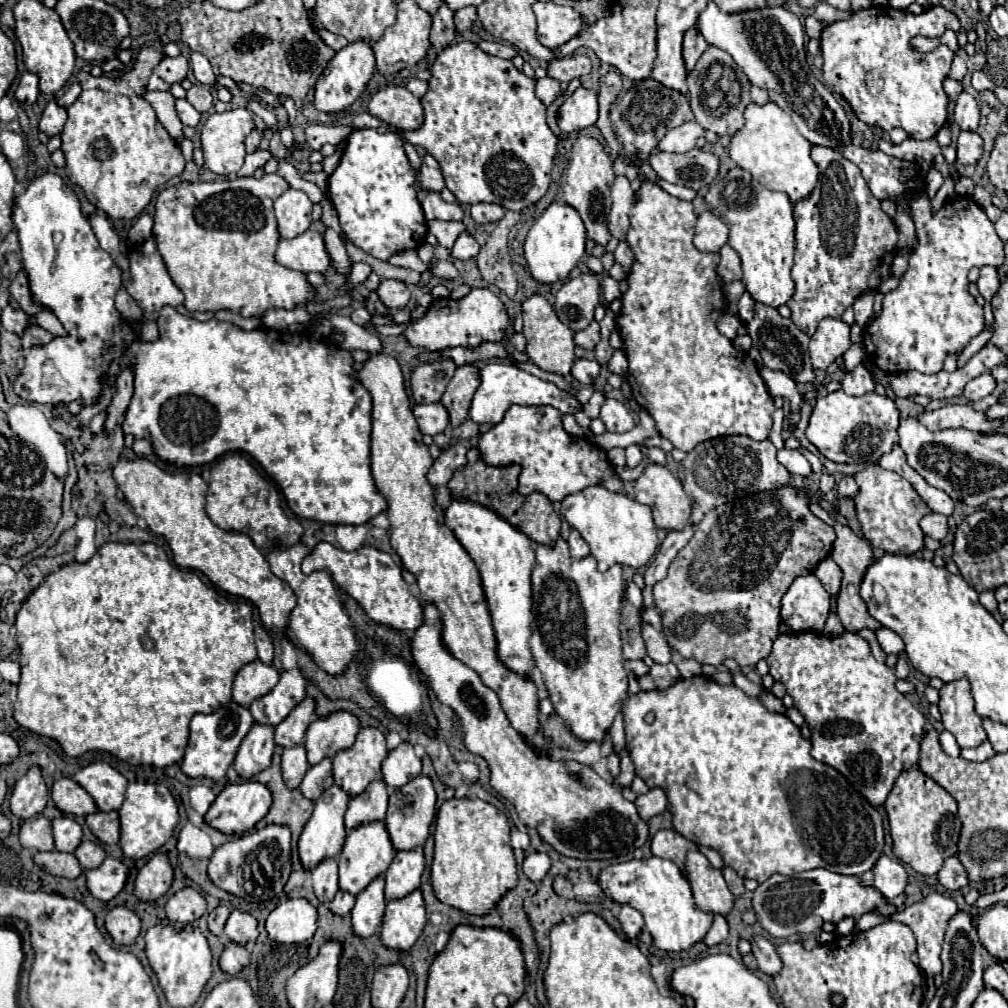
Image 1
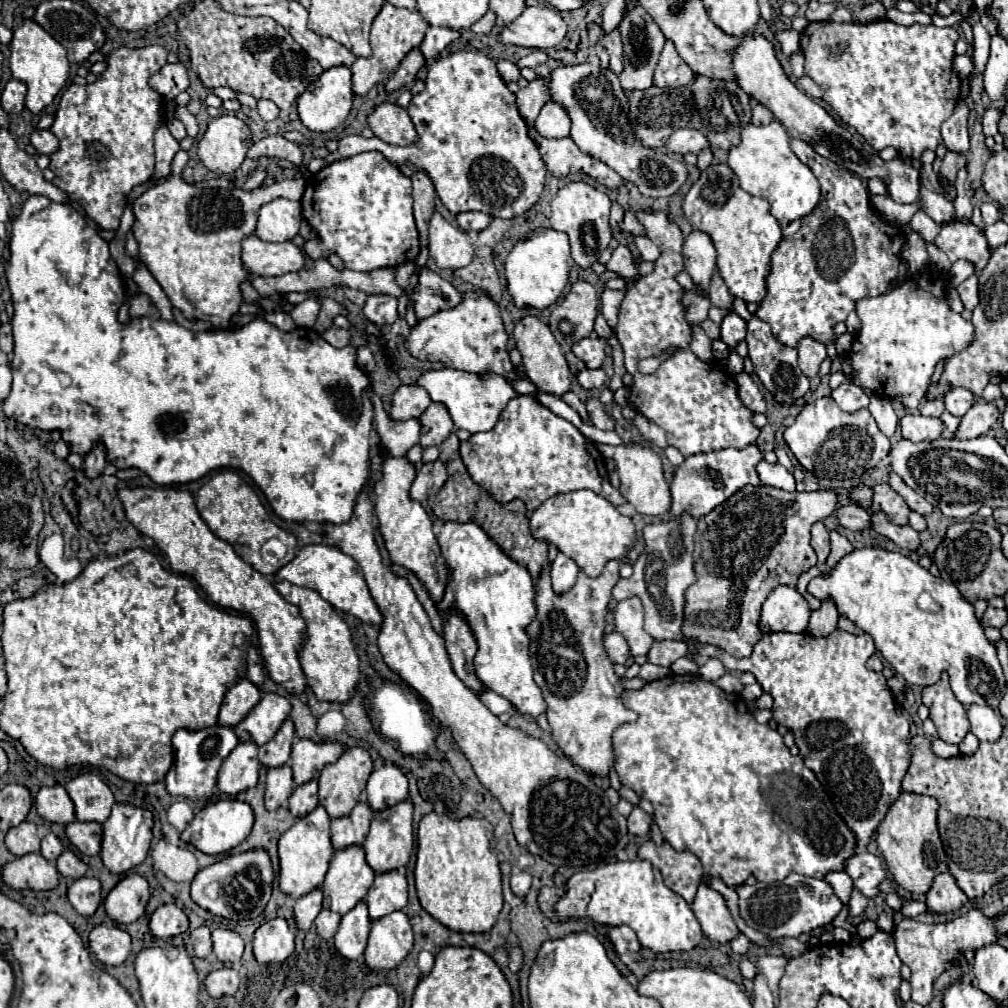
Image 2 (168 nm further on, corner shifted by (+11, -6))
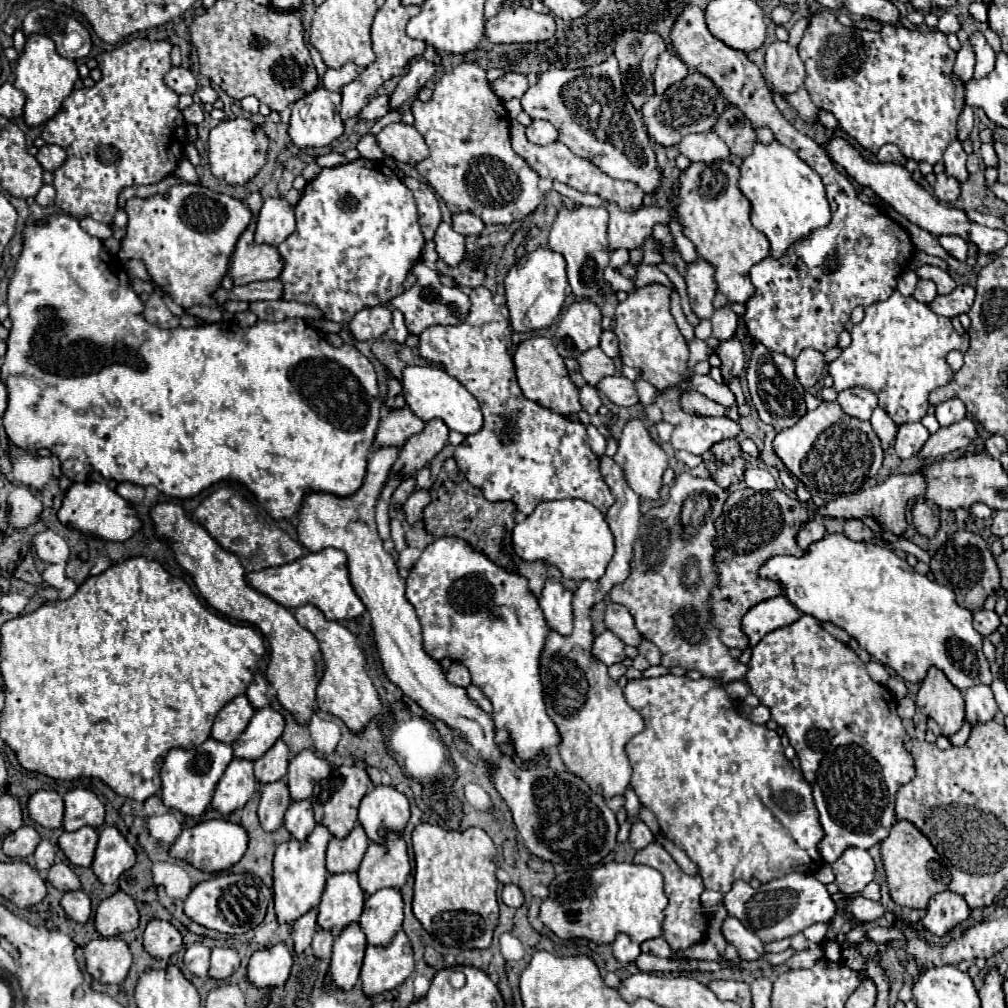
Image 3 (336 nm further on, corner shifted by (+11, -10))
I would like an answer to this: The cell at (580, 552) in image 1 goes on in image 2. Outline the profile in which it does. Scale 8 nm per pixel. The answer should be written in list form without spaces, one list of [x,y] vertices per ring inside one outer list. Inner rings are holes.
[[[559,553],[557,559],[551,563],[551,585],[553,585],[553,591],[557,595],[569,591],[575,585],[577,573],[579,573],[579,567],[575,565],[575,561],[567,559],[563,553]]]

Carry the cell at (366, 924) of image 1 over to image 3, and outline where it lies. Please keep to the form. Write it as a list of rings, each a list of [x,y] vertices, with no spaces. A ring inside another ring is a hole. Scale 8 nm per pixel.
[[[357,921],[347,925],[341,931],[341,935],[335,939],[333,957],[331,957],[331,973],[333,973],[333,981],[341,989],[347,991],[357,983],[365,947],[367,947],[367,939]]]

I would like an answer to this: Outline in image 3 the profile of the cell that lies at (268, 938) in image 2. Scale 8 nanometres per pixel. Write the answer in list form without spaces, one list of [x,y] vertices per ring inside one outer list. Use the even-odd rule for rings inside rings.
[[[281,941],[277,945],[259,949],[249,959],[249,981],[257,987],[283,985],[289,979],[293,967],[293,955]]]

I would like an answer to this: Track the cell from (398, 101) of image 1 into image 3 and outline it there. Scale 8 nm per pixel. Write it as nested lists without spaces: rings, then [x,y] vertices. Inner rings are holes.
[[[403,121],[385,125],[377,135],[377,145],[383,149],[385,155],[411,165],[419,163],[429,155],[427,143],[421,133],[413,125],[407,125]]]

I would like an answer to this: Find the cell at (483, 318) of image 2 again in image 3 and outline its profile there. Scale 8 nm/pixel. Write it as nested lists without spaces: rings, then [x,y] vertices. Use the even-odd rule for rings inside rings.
[[[485,287],[473,289],[471,295],[469,295],[469,299],[471,299],[471,309],[469,309],[469,315],[467,315],[465,323],[455,325],[455,327],[447,327],[447,325],[433,325],[433,327],[429,327],[429,329],[425,329],[425,331],[419,335],[419,347],[417,347],[417,349],[419,349],[419,355],[421,355],[425,361],[443,365],[445,371],[447,371],[451,377],[455,377],[455,379],[479,401],[479,405],[481,405],[481,411],[483,411],[483,417],[485,417],[483,429],[481,429],[479,433],[475,433],[475,435],[465,437],[465,441],[455,447],[455,461],[457,461],[459,469],[465,473],[465,477],[469,479],[469,483],[471,483],[473,487],[479,487],[479,489],[483,491],[483,495],[485,495],[487,501],[513,501],[513,503],[517,505],[517,509],[519,509],[521,513],[525,513],[525,515],[531,515],[533,509],[535,509],[539,503],[551,501],[551,499],[583,499],[583,501],[593,503],[599,511],[605,513],[605,511],[615,503],[615,499],[613,499],[613,495],[611,495],[607,483],[603,481],[603,477],[601,477],[601,473],[599,473],[599,457],[591,451],[591,447],[589,447],[589,443],[587,443],[585,425],[583,425],[583,423],[577,423],[577,421],[567,421],[567,419],[563,419],[561,415],[557,415],[557,413],[553,413],[553,411],[549,411],[549,409],[545,409],[545,407],[541,407],[541,405],[537,405],[537,403],[533,403],[533,401],[529,401],[529,399],[523,395],[523,391],[521,391],[521,387],[519,387],[519,383],[517,383],[515,365],[513,365],[513,355],[509,353],[509,349],[511,349],[511,323],[509,323],[509,311],[507,311],[507,307],[505,307],[505,305],[495,305],[491,291],[487,291]]]

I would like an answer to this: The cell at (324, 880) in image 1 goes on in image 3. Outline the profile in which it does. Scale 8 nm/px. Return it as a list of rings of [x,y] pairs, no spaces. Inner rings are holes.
[[[311,909],[305,915],[301,915],[297,921],[293,921],[291,937],[295,941],[297,953],[303,953],[311,945],[315,931],[317,931],[317,909]]]

